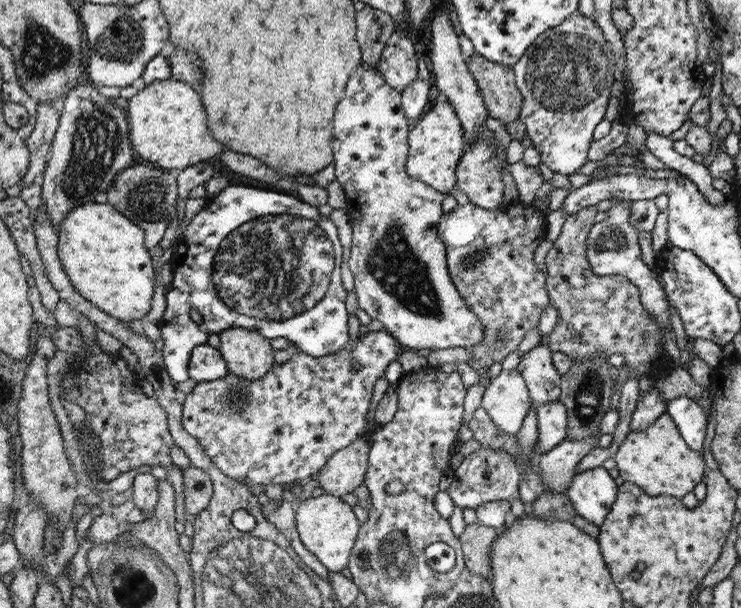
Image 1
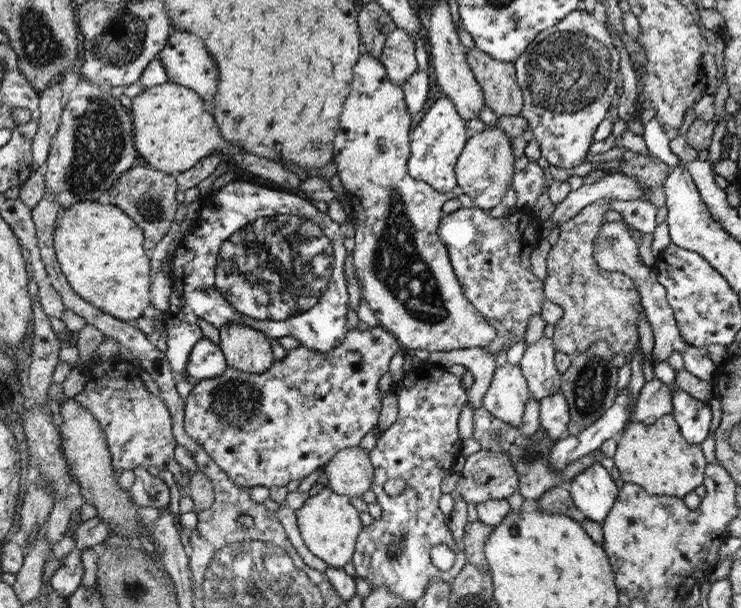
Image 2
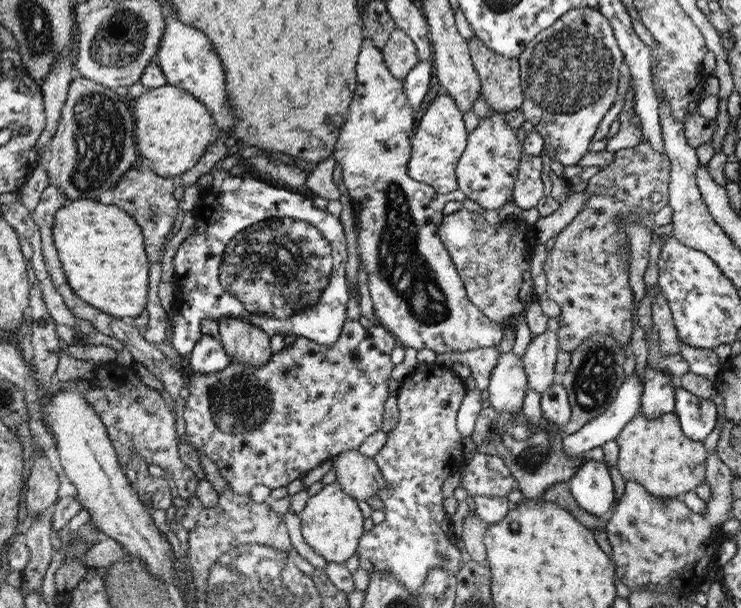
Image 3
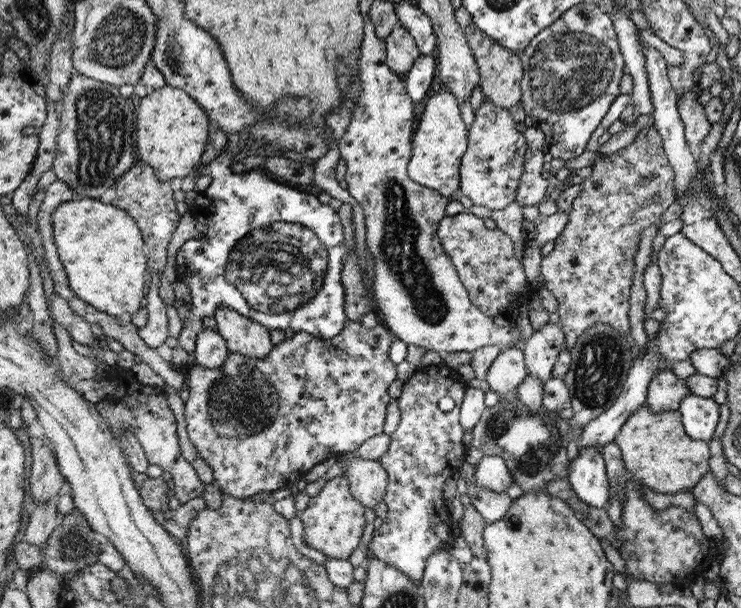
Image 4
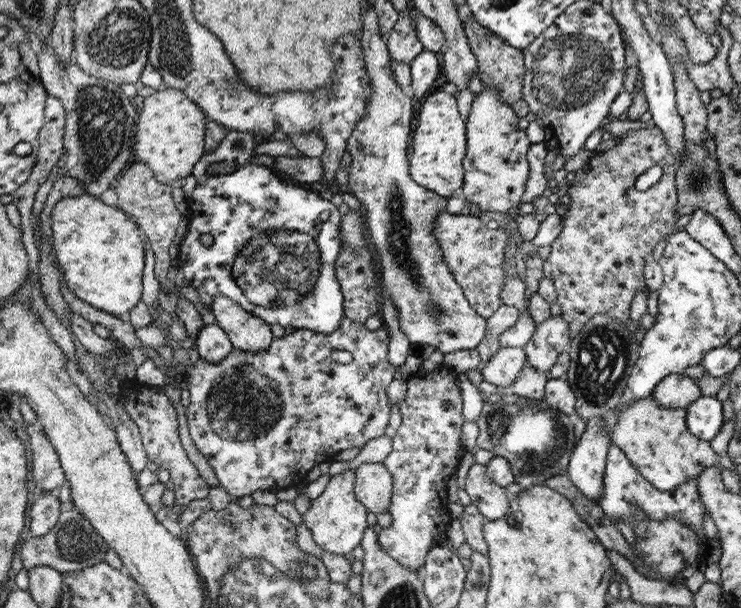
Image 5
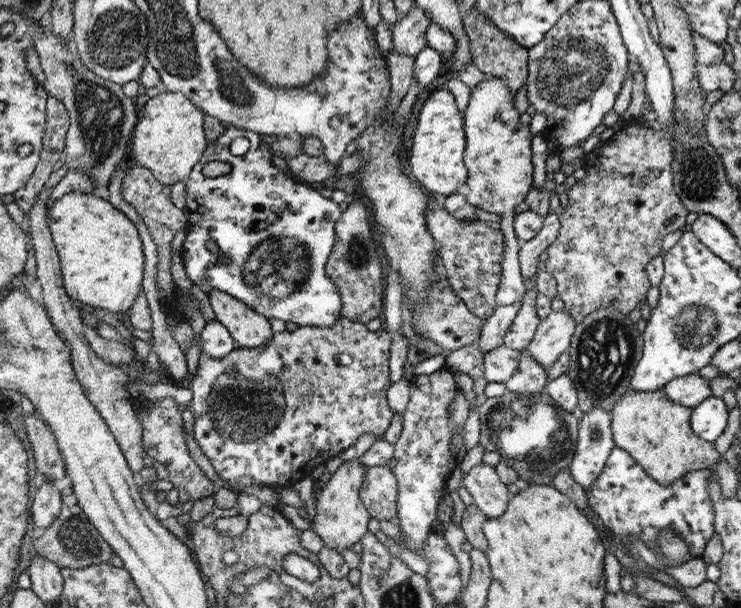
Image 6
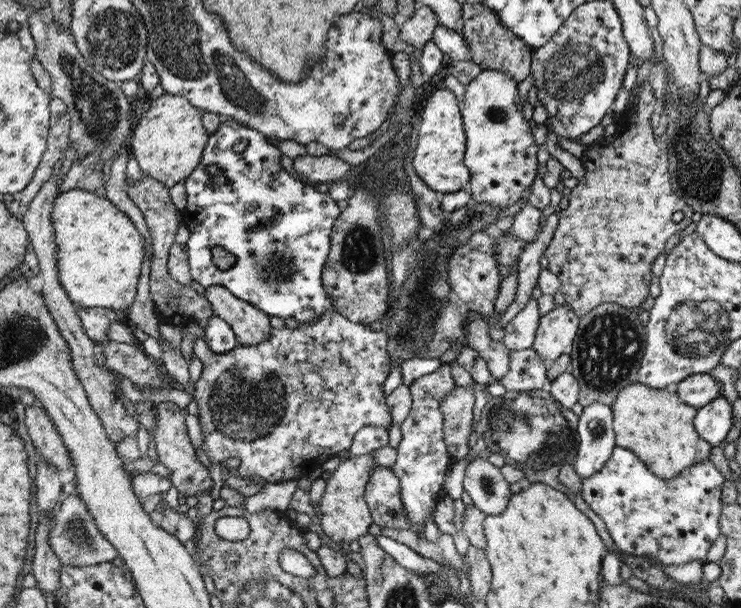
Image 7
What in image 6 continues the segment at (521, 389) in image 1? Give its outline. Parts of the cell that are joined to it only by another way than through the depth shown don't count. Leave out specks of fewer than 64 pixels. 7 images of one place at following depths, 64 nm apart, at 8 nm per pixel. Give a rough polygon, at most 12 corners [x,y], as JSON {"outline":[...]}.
{"outline":[[501,345],[483,353],[484,378],[504,383],[520,350]]}

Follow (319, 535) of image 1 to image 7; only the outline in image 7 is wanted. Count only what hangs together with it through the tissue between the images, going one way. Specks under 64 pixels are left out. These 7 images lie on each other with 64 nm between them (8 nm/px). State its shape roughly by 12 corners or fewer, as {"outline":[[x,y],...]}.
{"outline":[[372,453],[342,460],[317,496],[332,542],[358,541],[373,518]]}

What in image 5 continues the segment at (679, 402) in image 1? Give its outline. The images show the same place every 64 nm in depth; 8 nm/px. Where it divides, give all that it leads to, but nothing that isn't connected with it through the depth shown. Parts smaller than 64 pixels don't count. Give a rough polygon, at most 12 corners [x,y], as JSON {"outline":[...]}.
{"outline":[[701,396],[686,408],[688,430],[711,441],[723,427],[723,402]]}

